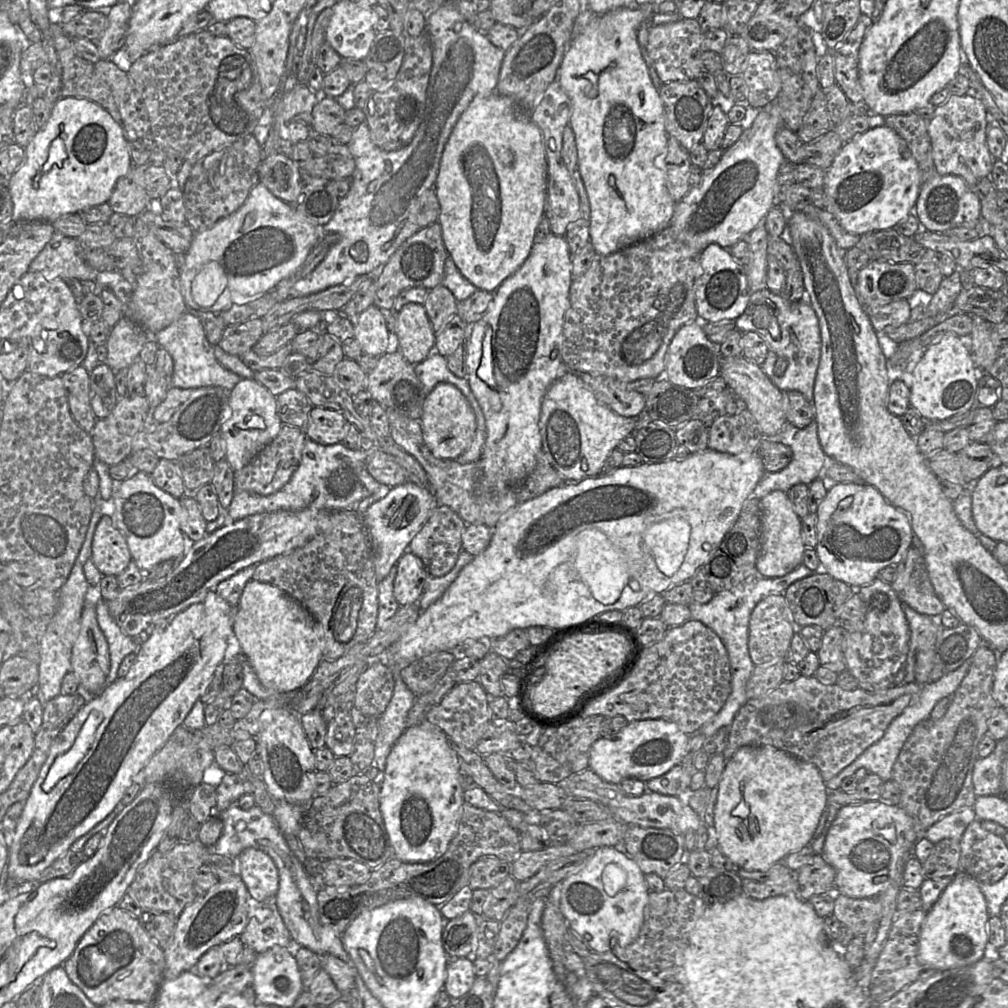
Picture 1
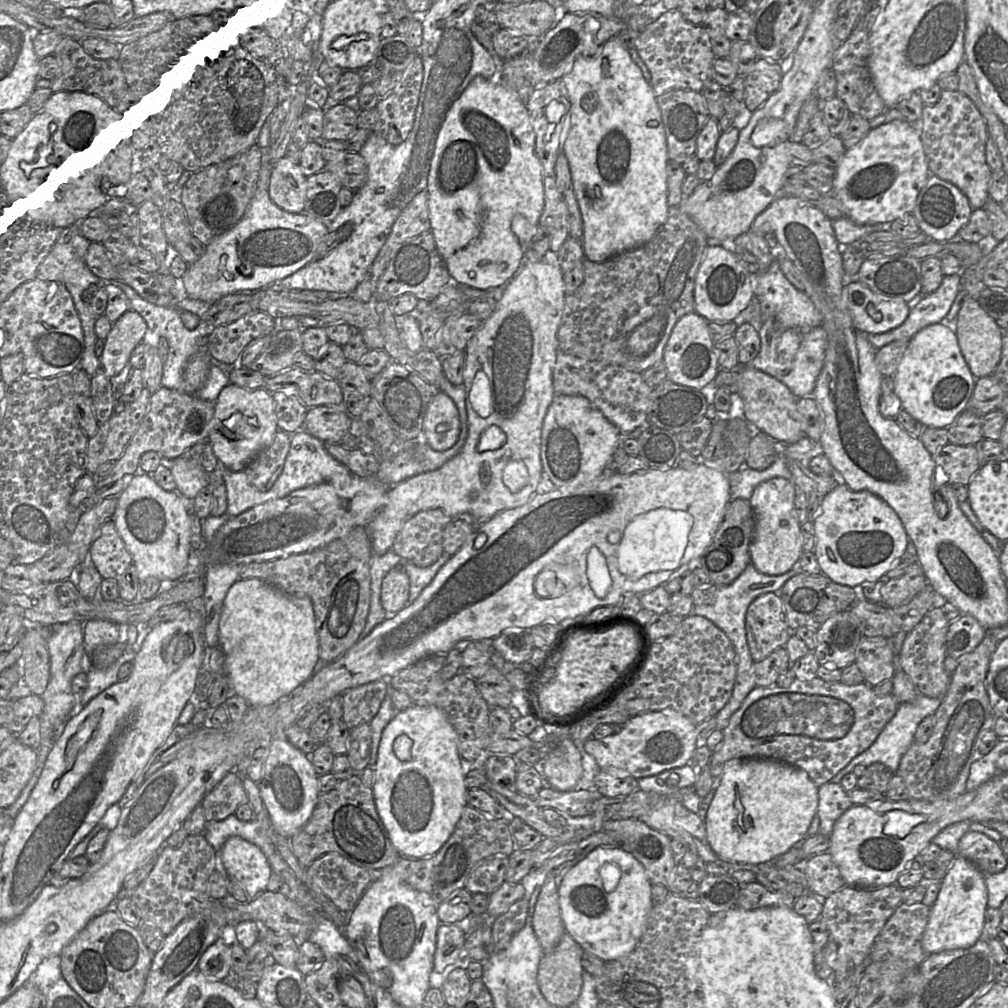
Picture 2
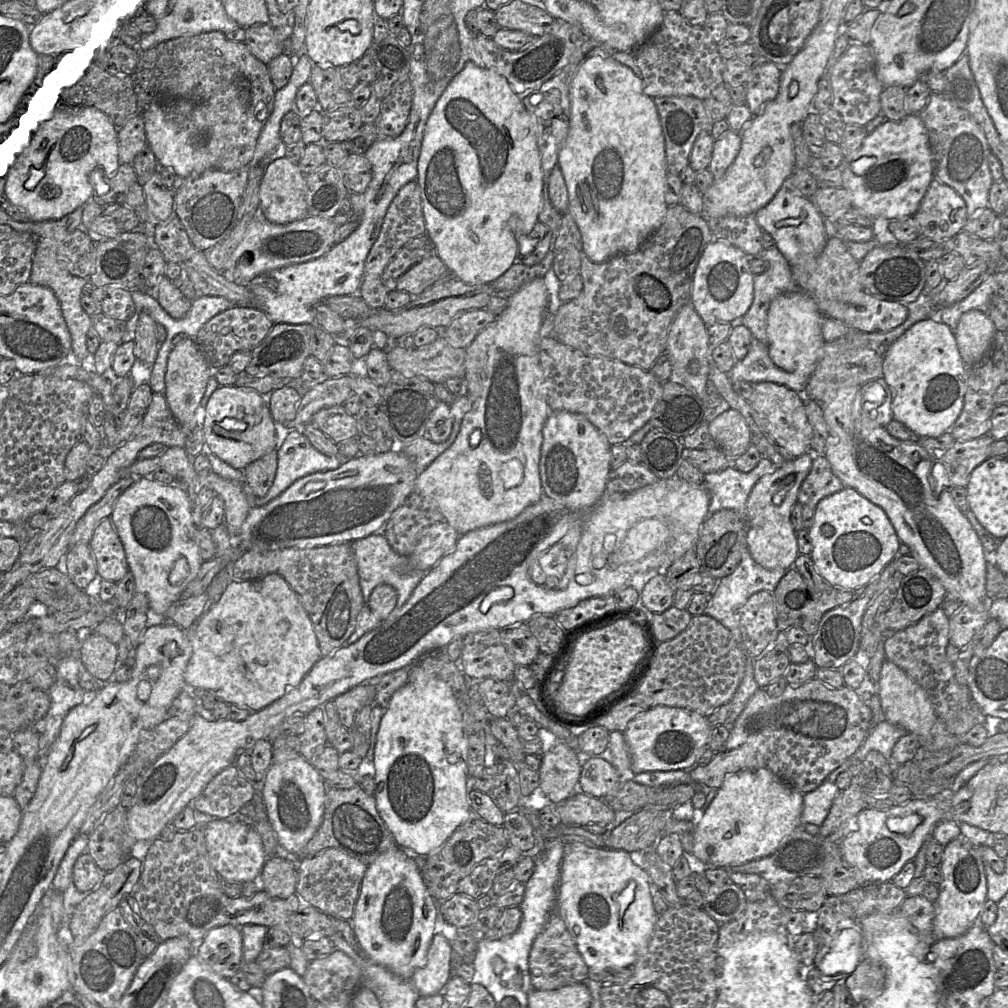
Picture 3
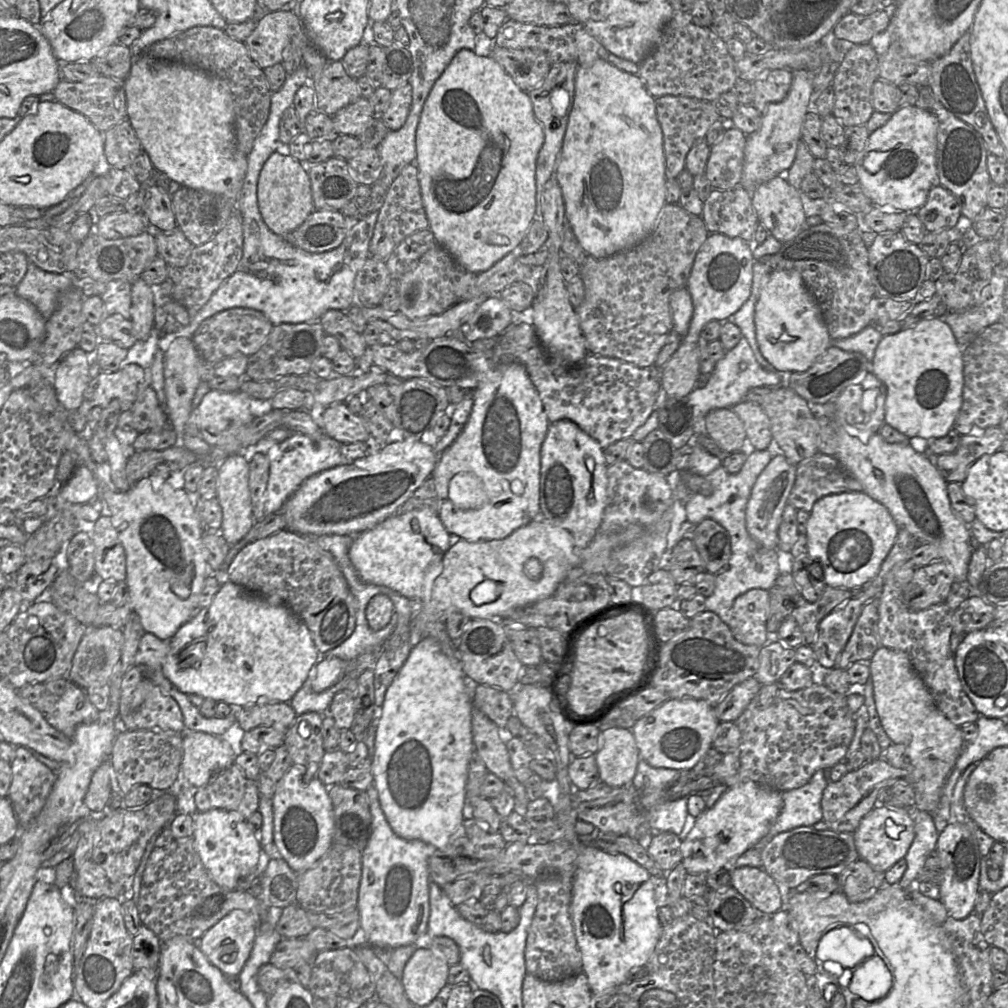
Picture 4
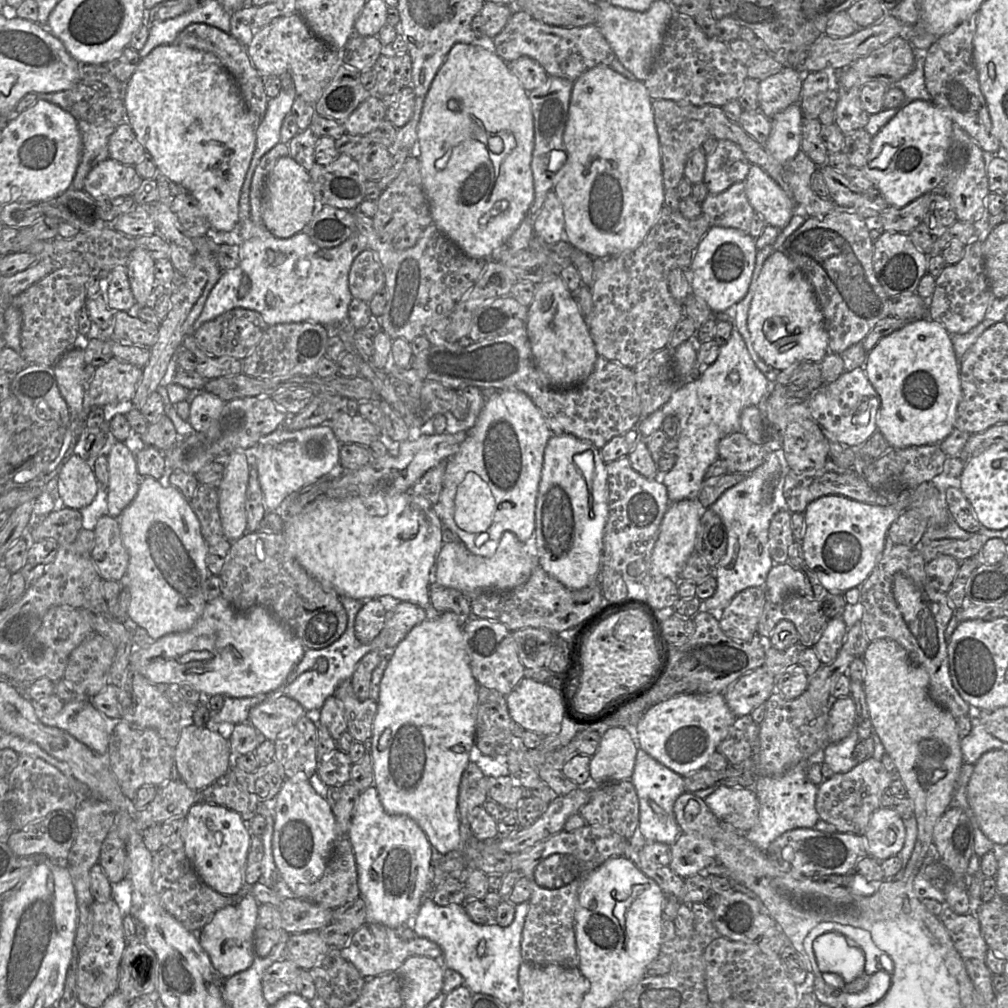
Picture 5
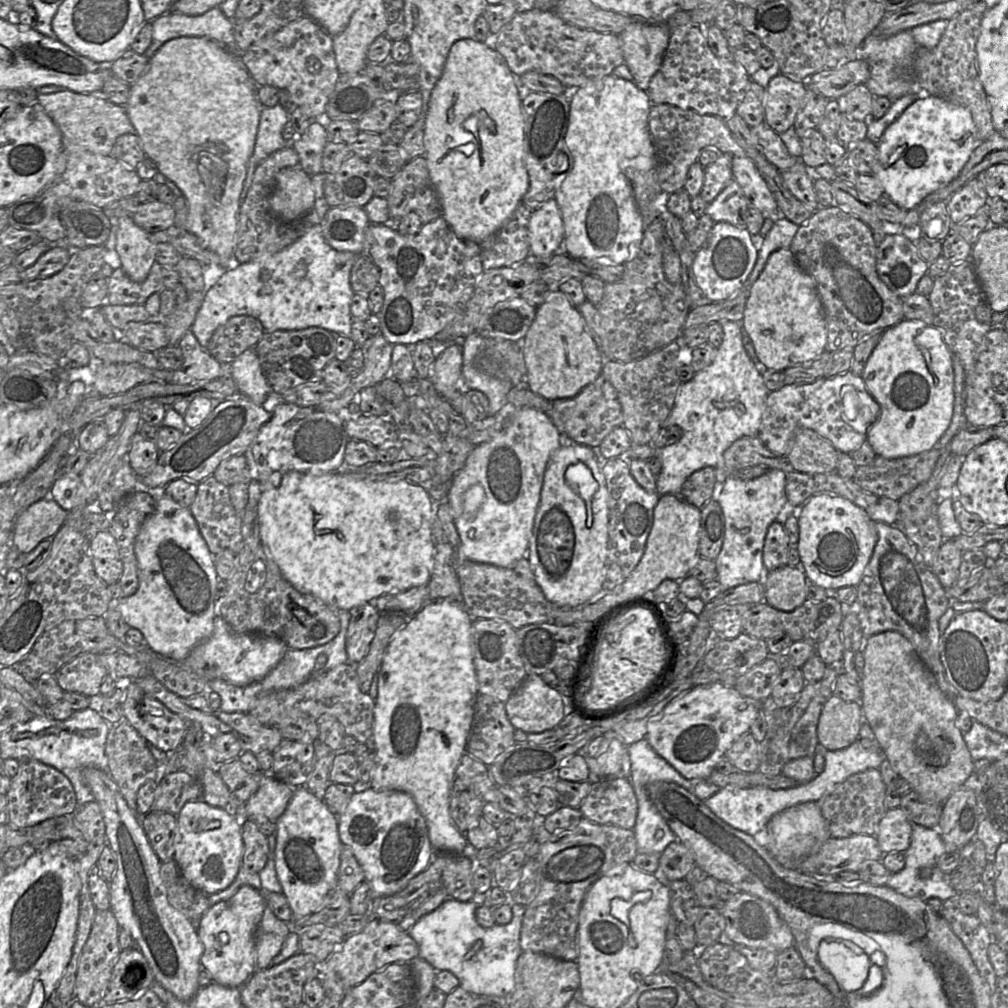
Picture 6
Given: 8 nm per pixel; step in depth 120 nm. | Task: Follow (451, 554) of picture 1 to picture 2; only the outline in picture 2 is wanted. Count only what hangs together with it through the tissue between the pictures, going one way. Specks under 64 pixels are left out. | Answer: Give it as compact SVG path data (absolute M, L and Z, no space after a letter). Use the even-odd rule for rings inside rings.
M440 509L418 512L405 522L392 550L417 566L434 564L443 554L443 529L451 520L453 518Z

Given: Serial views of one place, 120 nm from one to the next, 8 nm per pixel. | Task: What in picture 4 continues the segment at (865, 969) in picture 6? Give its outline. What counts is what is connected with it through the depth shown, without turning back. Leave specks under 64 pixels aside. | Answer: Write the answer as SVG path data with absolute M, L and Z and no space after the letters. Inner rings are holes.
M847 925L838 926L825 933L818 944L816 957L822 961L824 969L824 962L833 961L839 963L843 968L854 970L866 959L874 955L874 947L869 939L855 932L851 927Z

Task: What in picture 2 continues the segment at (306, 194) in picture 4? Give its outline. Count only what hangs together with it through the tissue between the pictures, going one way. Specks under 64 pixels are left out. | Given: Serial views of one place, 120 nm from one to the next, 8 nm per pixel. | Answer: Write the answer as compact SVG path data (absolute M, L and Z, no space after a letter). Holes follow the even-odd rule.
M286 155L271 170L268 192L275 205L290 213L303 213L306 205L307 182L299 163Z

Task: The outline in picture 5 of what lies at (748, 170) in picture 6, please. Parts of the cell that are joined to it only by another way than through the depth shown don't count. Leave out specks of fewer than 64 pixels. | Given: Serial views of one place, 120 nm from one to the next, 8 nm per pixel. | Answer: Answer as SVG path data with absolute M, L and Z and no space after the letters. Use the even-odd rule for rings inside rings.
M751 165L744 185L749 204L766 225L781 230L789 224L796 212L796 202L764 170Z

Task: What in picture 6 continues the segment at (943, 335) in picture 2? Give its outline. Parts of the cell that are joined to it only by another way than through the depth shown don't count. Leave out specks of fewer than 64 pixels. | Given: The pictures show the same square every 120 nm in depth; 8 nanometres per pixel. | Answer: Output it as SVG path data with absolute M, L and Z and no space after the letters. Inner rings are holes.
M906 319L887 328L868 358L861 377L879 404L878 416L868 429L866 438L877 456L887 459L912 456L937 445L951 423L954 409L952 353L938 328L921 320Z

